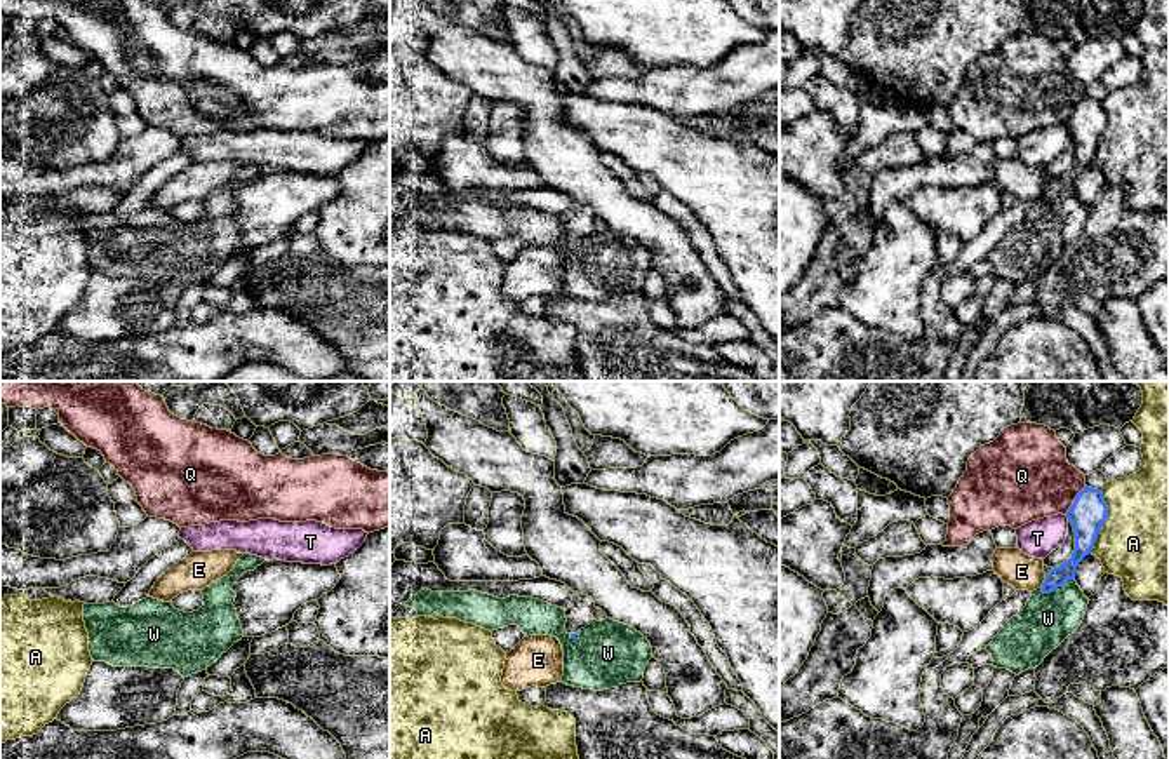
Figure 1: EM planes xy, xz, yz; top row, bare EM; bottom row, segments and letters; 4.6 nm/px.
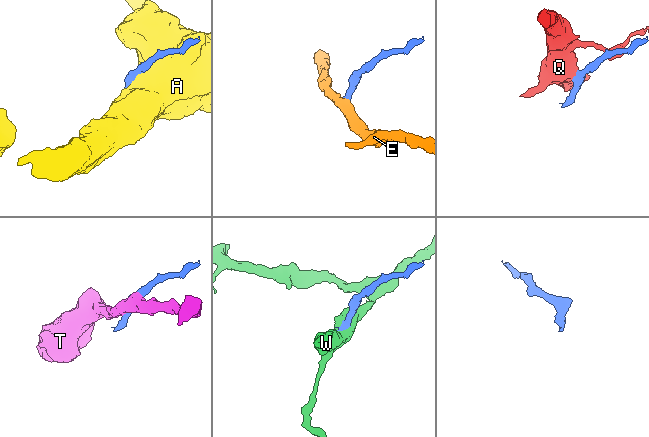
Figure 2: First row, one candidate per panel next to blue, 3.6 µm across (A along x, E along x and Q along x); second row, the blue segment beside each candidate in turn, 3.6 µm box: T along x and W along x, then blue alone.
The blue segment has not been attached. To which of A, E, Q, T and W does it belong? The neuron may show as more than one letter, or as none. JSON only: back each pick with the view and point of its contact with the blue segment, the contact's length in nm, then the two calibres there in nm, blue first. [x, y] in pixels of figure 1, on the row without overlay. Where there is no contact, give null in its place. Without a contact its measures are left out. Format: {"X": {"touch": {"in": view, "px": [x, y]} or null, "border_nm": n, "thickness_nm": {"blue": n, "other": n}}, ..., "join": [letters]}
{"join": []}

